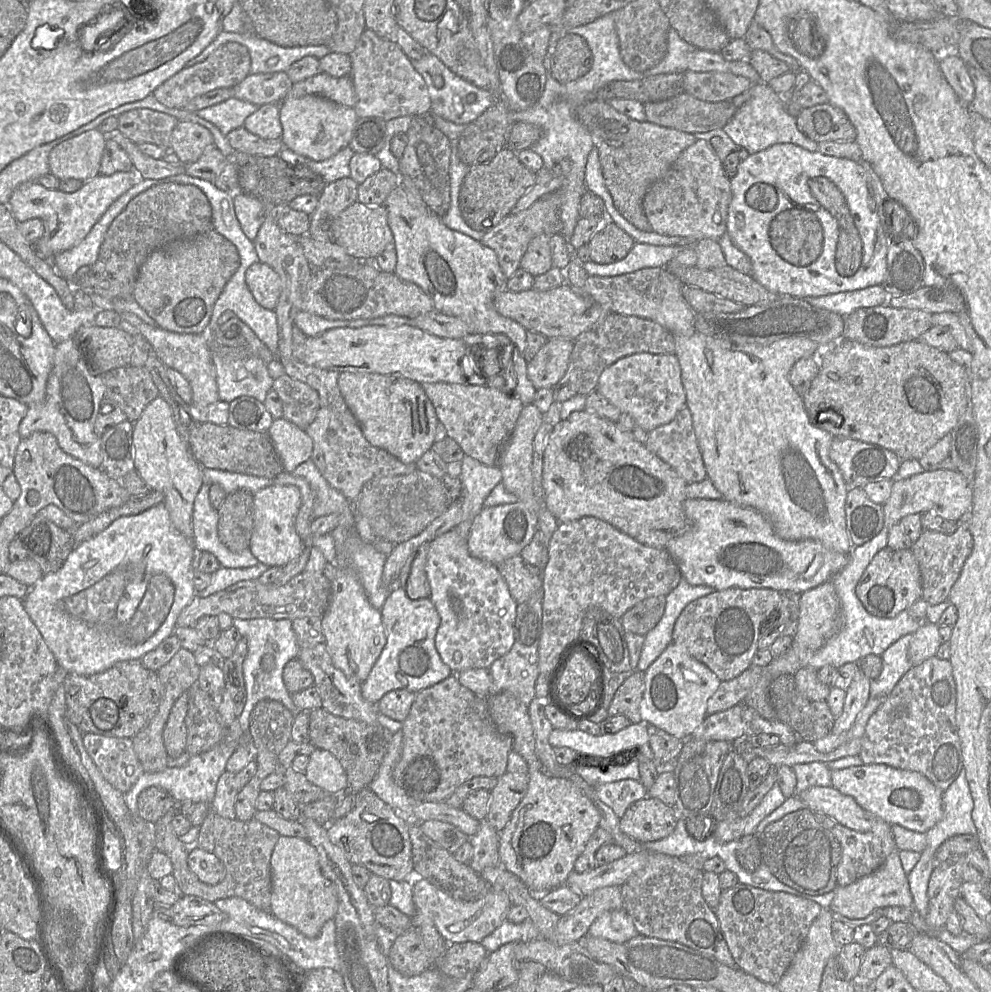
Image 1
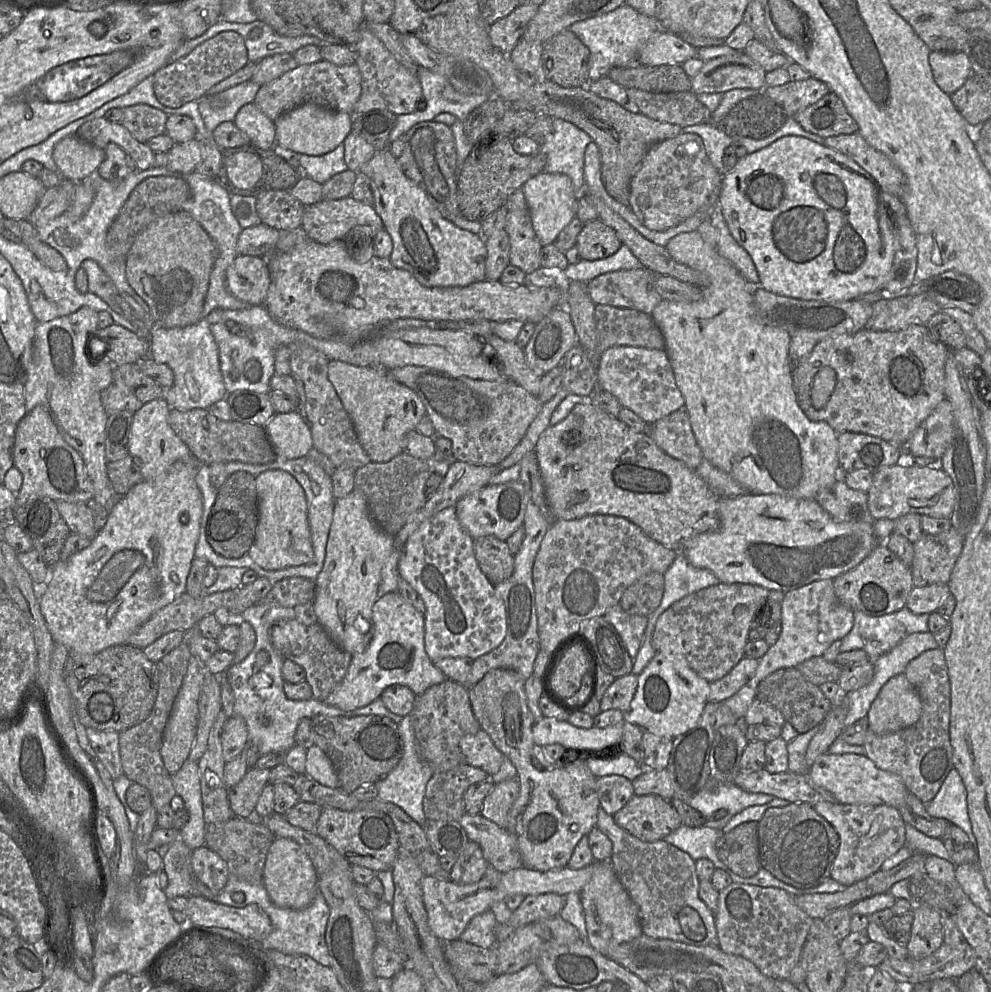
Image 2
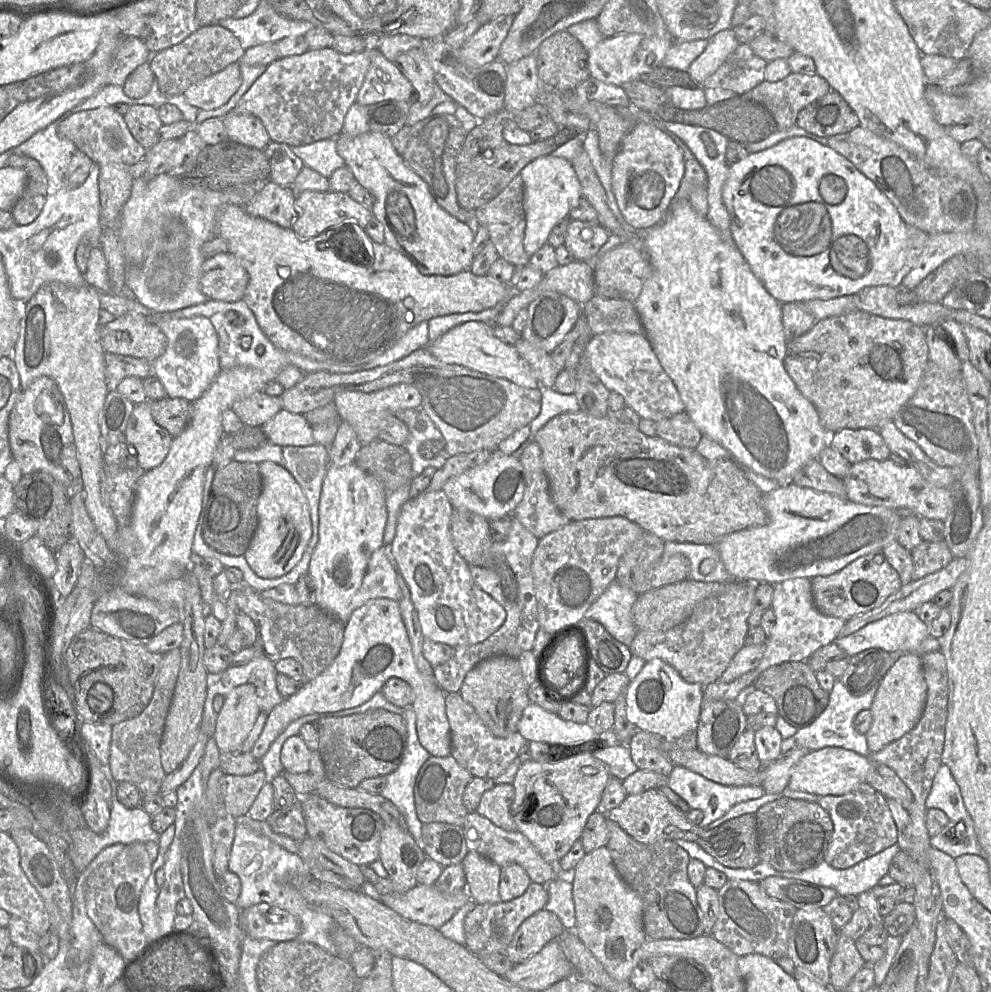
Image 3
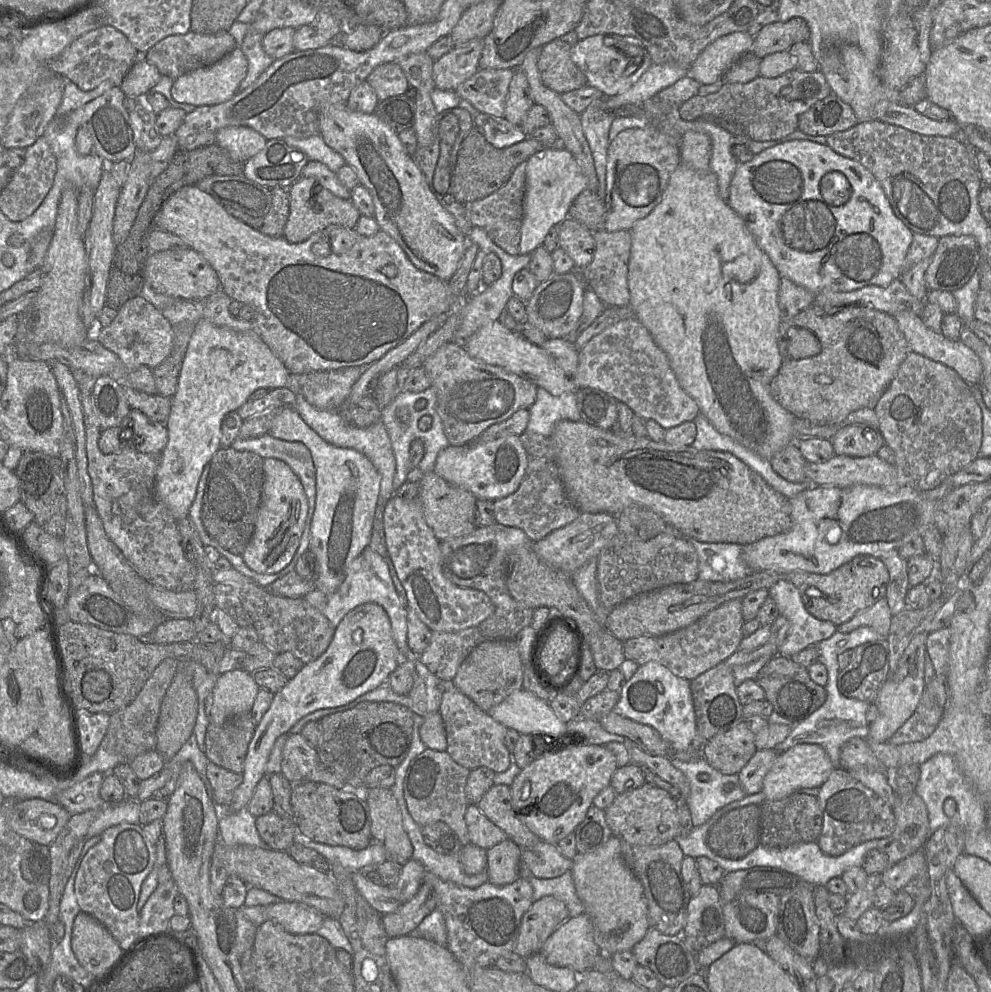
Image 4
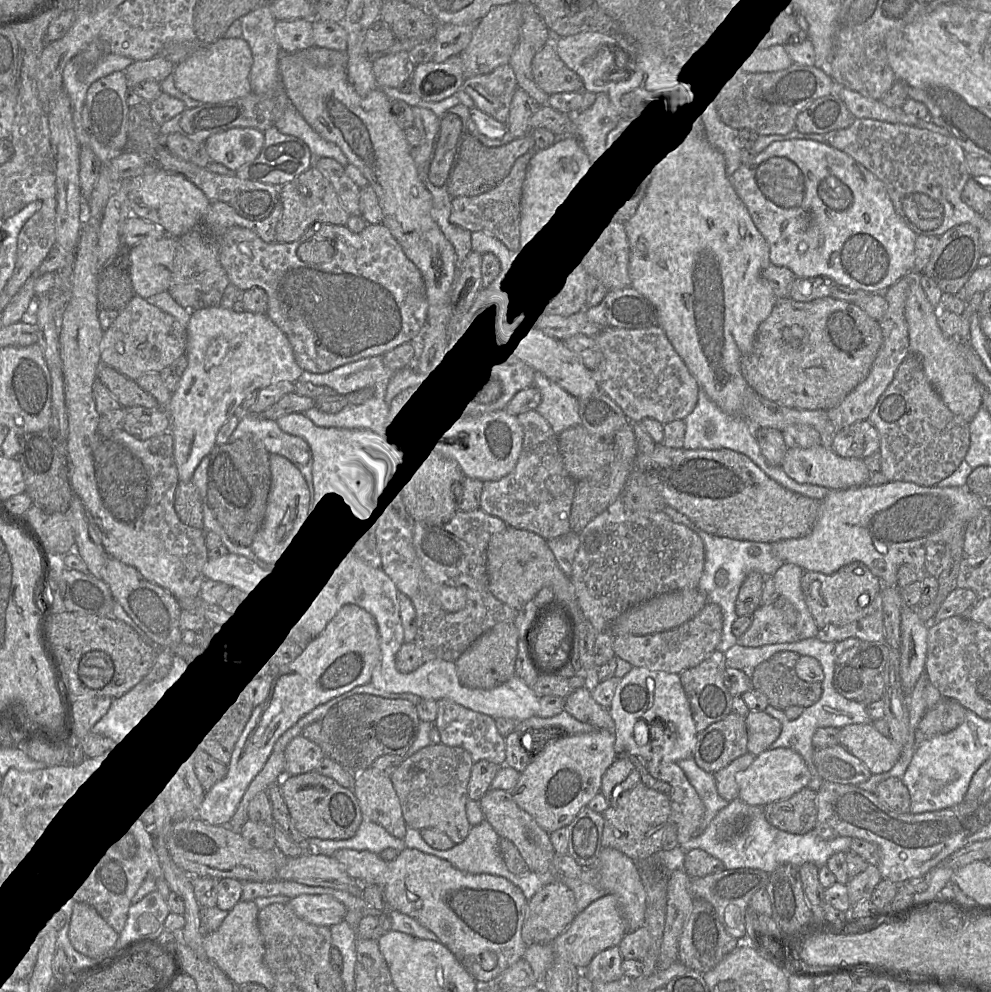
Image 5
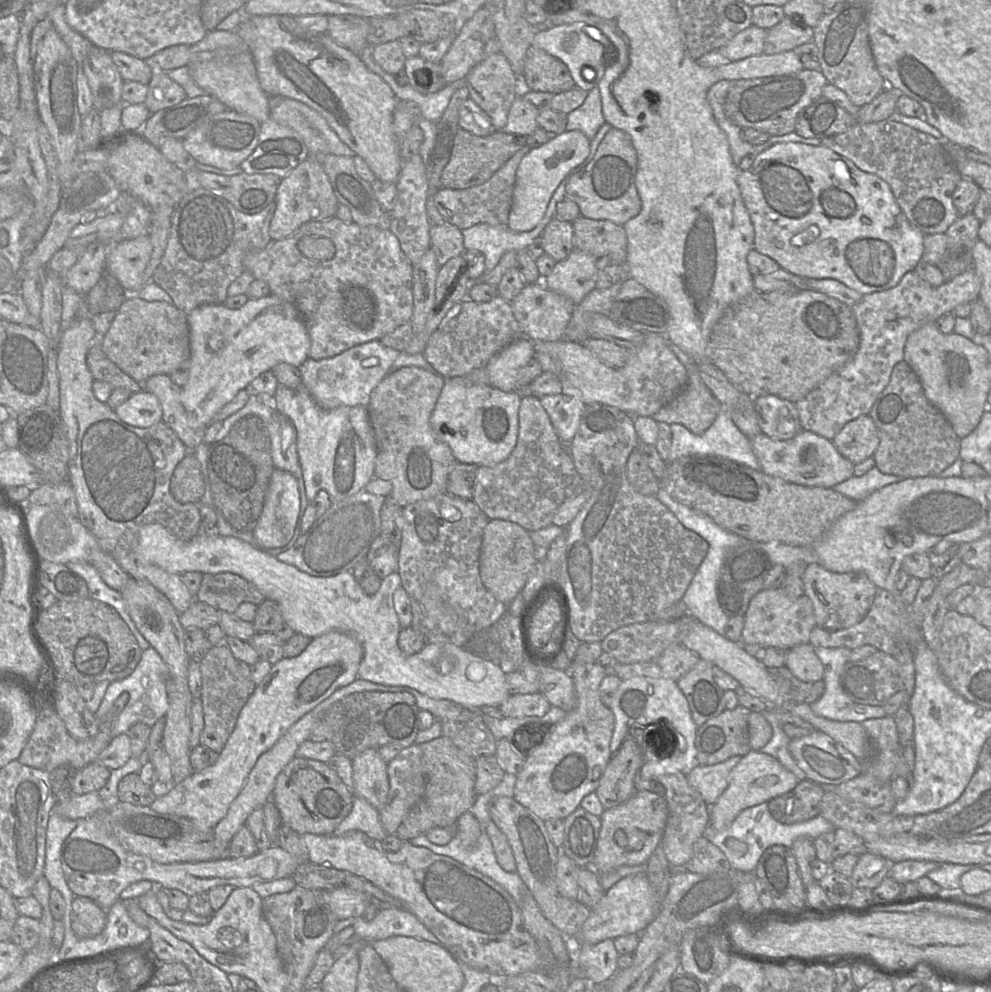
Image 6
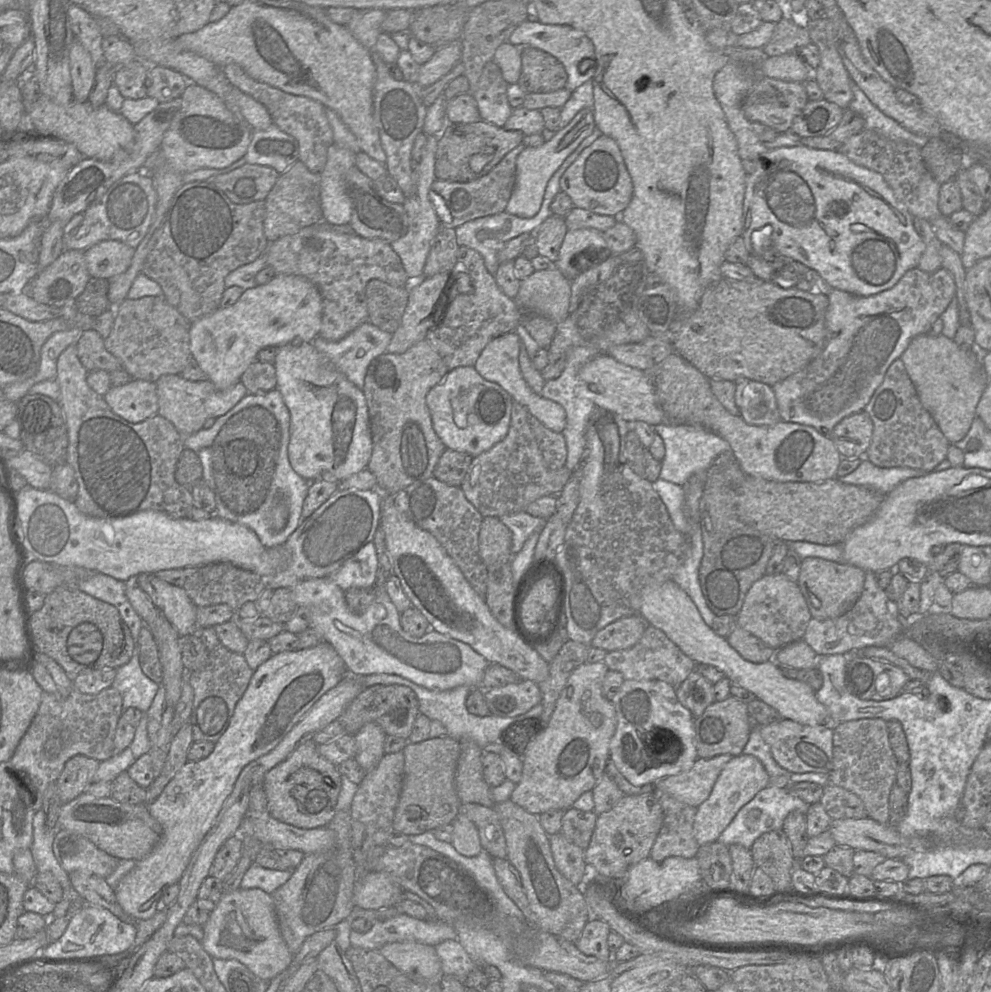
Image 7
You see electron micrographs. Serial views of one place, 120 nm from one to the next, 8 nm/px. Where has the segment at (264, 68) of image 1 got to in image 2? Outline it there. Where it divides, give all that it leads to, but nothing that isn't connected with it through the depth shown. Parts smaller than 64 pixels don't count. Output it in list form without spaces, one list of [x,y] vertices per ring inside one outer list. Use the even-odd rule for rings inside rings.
[[[259,19],[251,23],[219,20],[201,36],[184,40],[180,47],[170,56],[170,61],[186,56],[204,41],[224,31],[236,32],[243,38],[248,53],[248,61],[253,63],[258,63],[262,59],[275,54],[294,54],[305,45],[320,47],[325,45],[319,38],[314,36],[289,37],[280,35],[271,26]]]

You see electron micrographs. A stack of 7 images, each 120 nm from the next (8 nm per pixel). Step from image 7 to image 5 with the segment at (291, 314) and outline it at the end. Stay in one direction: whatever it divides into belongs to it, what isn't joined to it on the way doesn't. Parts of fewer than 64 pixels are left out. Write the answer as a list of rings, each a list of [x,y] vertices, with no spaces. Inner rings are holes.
[[[208,307],[191,312],[186,326],[187,367],[167,408],[170,429],[174,439],[174,459],[179,482],[189,482],[203,458],[216,445],[216,436],[222,425],[238,412],[238,408],[253,391],[282,382],[295,383],[303,370],[293,356],[291,346],[283,332],[266,313],[235,312],[223,307]]]

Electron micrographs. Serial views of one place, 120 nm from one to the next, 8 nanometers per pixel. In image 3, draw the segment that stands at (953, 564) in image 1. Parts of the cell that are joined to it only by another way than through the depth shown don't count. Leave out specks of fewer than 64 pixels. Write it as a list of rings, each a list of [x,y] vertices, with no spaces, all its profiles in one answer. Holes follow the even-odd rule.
[[[944,539],[935,542],[922,540],[911,553],[914,563],[912,581],[939,571],[954,559]]]

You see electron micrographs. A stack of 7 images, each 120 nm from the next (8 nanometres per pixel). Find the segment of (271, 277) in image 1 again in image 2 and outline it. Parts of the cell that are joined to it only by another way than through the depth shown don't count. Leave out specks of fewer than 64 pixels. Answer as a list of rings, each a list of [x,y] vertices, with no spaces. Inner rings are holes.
[[[238,255],[226,270],[227,290],[250,305],[263,305],[270,286],[266,258]]]

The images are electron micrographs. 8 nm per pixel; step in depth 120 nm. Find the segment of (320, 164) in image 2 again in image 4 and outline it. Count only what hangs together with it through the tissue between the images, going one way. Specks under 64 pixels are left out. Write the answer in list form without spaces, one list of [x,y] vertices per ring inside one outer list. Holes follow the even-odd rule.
[[[320,134],[308,138],[286,137],[283,140],[304,153],[309,161],[319,161],[335,173],[346,164],[343,156],[328,146]]]

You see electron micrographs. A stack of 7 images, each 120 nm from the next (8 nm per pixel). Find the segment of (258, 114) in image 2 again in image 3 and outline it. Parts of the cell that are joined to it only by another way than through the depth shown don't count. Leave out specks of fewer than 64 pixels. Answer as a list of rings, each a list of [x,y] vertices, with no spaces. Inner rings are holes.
[[[230,112],[223,119],[228,140],[264,150],[271,139],[262,121],[249,113]]]

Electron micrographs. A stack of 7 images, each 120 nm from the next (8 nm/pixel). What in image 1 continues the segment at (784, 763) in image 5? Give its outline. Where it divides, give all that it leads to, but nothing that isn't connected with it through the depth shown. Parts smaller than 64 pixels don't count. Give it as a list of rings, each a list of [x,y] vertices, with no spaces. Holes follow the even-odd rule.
[[[862,764],[830,772],[832,787],[851,796],[864,810],[890,825],[926,833],[943,815],[942,794],[932,782],[918,772],[893,768],[885,764]]]

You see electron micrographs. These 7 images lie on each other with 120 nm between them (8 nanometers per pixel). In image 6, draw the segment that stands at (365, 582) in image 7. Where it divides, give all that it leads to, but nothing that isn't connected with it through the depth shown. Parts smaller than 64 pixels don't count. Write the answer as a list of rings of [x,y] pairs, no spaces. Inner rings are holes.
[[[381,534],[374,539],[365,557],[381,579],[398,571],[398,547]]]

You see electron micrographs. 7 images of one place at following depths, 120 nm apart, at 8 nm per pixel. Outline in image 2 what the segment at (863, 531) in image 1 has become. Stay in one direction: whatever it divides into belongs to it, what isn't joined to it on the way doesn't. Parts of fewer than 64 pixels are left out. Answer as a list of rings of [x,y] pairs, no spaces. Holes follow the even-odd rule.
[[[841,478],[832,486],[820,490],[817,493],[816,500],[834,521],[865,522],[869,524],[875,522],[868,508],[867,493],[850,488]]]

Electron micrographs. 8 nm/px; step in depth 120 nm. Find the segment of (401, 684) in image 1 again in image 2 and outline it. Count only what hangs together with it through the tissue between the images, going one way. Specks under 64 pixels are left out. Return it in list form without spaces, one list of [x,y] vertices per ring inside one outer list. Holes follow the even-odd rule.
[[[397,592],[379,596],[372,608],[374,633],[367,648],[351,655],[347,673],[324,701],[341,710],[368,705],[393,684],[410,688],[417,696],[429,687],[448,679],[429,659],[424,645],[424,613],[416,610]]]

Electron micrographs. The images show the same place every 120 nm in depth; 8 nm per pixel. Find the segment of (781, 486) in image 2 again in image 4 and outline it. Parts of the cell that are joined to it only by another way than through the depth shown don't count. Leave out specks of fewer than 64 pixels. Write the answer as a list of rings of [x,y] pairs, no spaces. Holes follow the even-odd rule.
[[[680,164],[680,166],[672,173],[669,179],[669,184],[663,194],[660,203],[649,213],[648,216],[637,221],[633,225],[633,227],[630,230],[630,234],[631,234],[631,251],[630,251],[629,266],[628,266],[628,288],[630,292],[629,305],[633,309],[635,318],[648,330],[655,344],[665,353],[669,361],[670,367],[673,370],[680,386],[690,397],[692,397],[695,400],[695,402],[699,406],[700,413],[702,413],[710,421],[710,423],[716,428],[716,430],[726,436],[733,438],[734,440],[739,442],[741,445],[743,445],[745,448],[752,451],[753,453],[769,460],[776,453],[781,451],[784,447],[792,443],[797,438],[795,434],[795,421],[797,418],[791,412],[789,412],[780,405],[780,403],[774,398],[770,389],[770,384],[774,379],[774,377],[778,374],[781,364],[783,362],[777,344],[779,325],[781,322],[779,300],[778,300],[779,286],[781,279],[779,272],[771,262],[768,255],[761,249],[761,247],[759,246],[759,244],[757,243],[757,241],[749,231],[747,225],[742,220],[742,218],[730,207],[730,205],[726,201],[724,201],[721,198],[719,194],[718,180],[716,175],[712,171],[698,172],[686,167],[683,164]]]

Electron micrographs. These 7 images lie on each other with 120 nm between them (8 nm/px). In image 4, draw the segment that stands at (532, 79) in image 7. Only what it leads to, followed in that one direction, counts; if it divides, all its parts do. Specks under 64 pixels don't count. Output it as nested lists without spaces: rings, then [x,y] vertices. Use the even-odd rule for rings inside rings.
[[[575,31],[552,40],[539,49],[537,70],[542,83],[563,94],[587,84],[585,75],[571,58],[571,47],[579,41]]]

